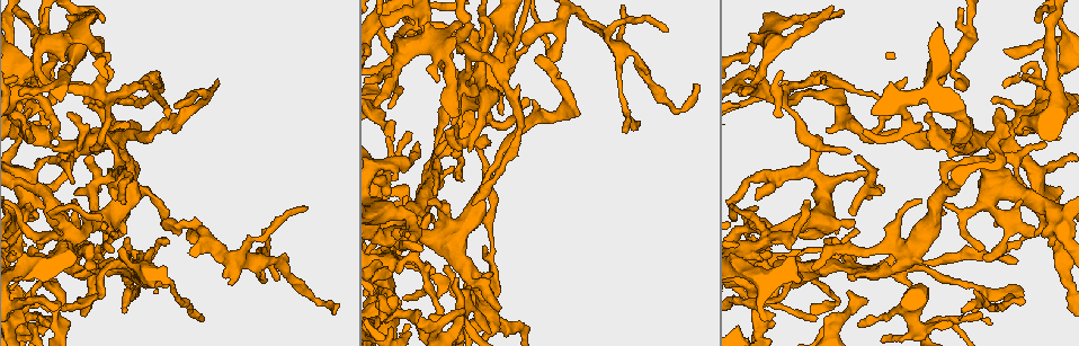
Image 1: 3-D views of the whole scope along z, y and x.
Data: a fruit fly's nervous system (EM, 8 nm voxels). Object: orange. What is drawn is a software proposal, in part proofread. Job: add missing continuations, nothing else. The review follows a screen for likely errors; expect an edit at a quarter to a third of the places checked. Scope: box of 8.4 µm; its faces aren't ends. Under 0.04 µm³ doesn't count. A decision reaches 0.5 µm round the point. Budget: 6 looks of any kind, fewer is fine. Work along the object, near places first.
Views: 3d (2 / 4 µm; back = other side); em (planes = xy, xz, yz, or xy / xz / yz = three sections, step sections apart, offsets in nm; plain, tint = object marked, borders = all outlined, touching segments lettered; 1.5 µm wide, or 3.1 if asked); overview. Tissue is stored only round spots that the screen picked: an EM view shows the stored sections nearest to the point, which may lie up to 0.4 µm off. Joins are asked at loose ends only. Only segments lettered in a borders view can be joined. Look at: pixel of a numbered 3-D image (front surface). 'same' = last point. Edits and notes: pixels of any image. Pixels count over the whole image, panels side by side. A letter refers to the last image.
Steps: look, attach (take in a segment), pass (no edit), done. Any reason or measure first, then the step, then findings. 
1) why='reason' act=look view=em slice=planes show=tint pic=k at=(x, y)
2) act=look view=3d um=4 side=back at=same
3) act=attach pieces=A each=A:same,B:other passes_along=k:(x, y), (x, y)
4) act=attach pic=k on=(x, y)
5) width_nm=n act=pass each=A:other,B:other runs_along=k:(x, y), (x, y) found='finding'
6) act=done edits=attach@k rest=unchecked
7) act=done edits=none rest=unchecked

why='thin end' act=look view=em slice=planes show=borders pic=1 at=(667, 30)

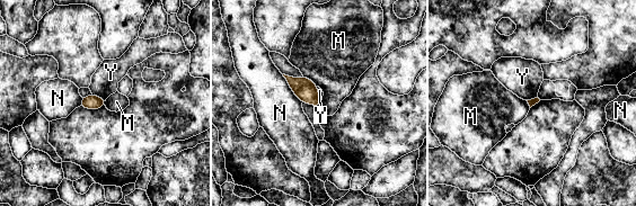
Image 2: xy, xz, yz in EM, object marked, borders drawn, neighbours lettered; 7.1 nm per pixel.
act=pass each=M:other,N:other,Y:other border=2:(303, 75), (317, 86) found='no lettered segment goes on from it'

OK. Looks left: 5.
why='free end' act=look view=em slice=planes show=plain pic=1 at=(179, 104)

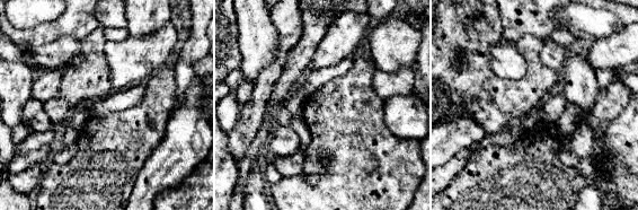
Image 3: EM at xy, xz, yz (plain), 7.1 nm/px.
why='see the neighbours' act=look view=em slice=planes show=borders at=same

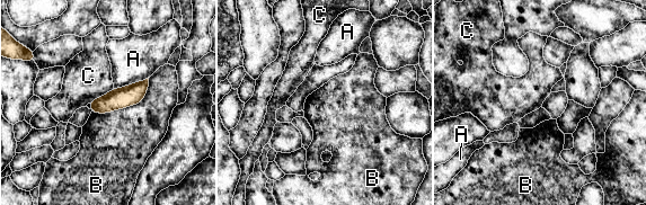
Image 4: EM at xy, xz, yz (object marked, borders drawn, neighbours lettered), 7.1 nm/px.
act=pass each=A:other,B:other,C:other found='no lettered segment goes on from it'

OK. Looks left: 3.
why='thin end' act=look view=3d um=2 pic=1 at=(1044, 142)

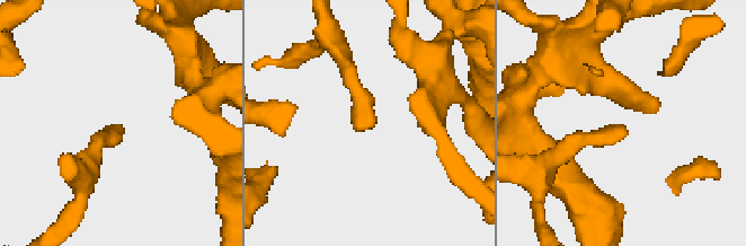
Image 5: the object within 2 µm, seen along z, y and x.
why='need the tissue' act=look view=em slice=planes show=borders pic=5 at=(120, 128)

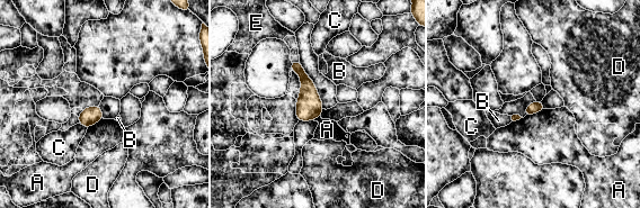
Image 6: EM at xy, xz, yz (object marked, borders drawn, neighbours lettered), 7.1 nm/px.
act=pass each=A:other,B:other,C:other,D:other,E:other border=6:(544, 108), (525, 116) found='no lettered segment goes on from it'

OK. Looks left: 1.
act=done edits=none rest=unchecked

